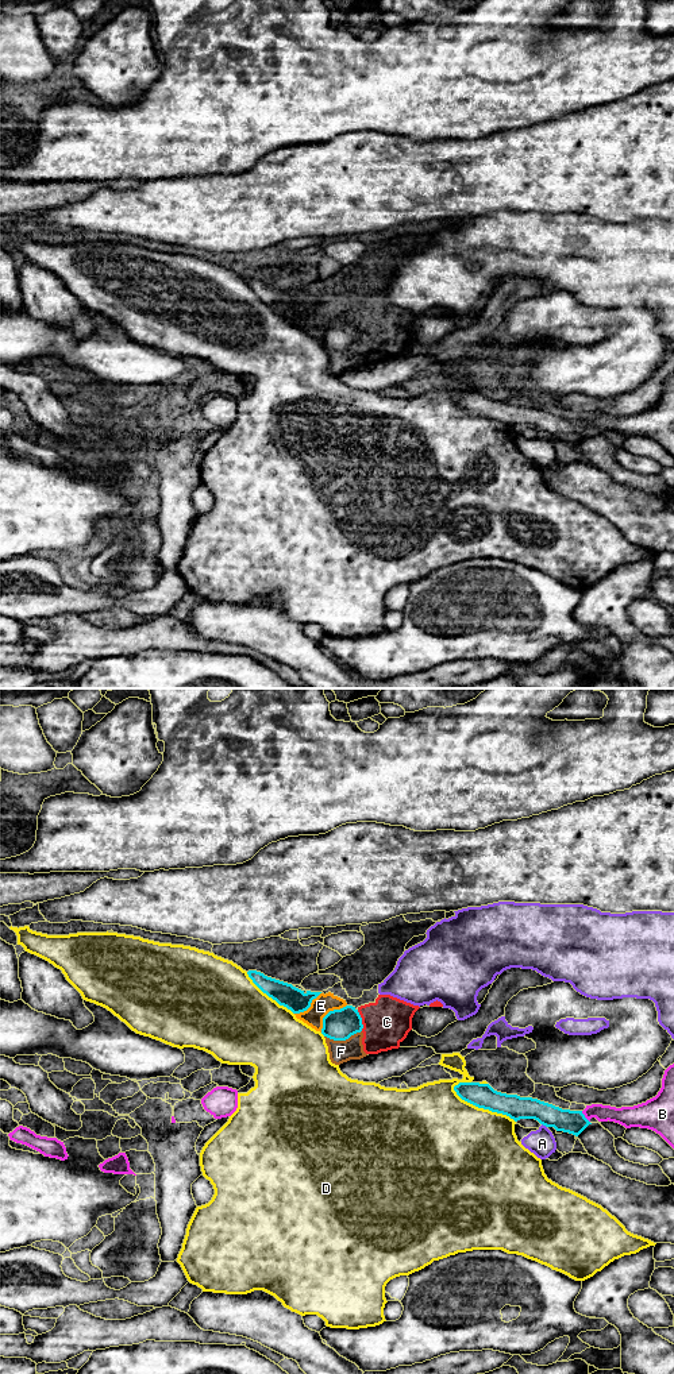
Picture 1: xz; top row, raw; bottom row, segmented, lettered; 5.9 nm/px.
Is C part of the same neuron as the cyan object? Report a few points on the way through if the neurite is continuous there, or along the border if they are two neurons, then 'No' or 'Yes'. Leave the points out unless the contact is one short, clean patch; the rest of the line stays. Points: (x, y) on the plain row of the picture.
Boundary: xz (357, 319), (362, 339). No

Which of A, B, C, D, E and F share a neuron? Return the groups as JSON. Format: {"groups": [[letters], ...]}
{"groups": [["A"], ["B"], ["C", "E", "F"], ["D"]]}

